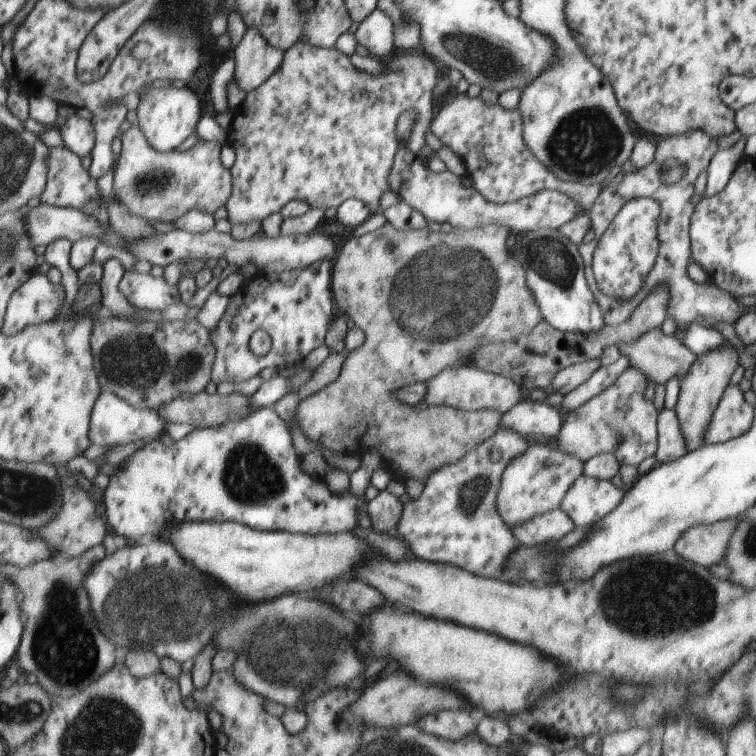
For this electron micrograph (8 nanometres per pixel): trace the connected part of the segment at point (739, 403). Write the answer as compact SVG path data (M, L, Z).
M740 386L726 388L707 433L707 443L725 443L744 436L753 426L754 408L744 400Z

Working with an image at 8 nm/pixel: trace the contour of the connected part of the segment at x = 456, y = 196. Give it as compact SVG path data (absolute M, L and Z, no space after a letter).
M406 111L401 115L397 123L398 140L402 140L402 147L398 148L393 162L393 170L389 184L390 190L397 192L404 202L412 208L418 209L427 221L443 224L449 223L457 228L480 228L490 224L503 224L516 234L520 232L537 231L540 229L558 230L560 226L567 224L575 217L584 215L578 202L555 190L543 190L538 194L527 196L522 200L510 204L494 204L488 202L474 187L468 188L462 184L462 179L446 169L444 172L432 172L413 152L406 146L412 126L416 122L416 112Z

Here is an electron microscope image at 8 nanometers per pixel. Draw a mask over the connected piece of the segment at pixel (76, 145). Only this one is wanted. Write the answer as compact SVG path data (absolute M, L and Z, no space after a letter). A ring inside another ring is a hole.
M74 114L68 118L61 131L66 147L82 158L92 156L92 152L96 148L98 132L96 132L96 126L88 118L82 118L82 116Z

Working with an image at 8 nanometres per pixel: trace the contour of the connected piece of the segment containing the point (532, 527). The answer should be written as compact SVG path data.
M558 508L542 516L534 516L528 523L518 524L512 530L521 546L532 548L538 544L542 546L542 544L558 542L566 534L572 532L574 526L572 518L564 510Z

